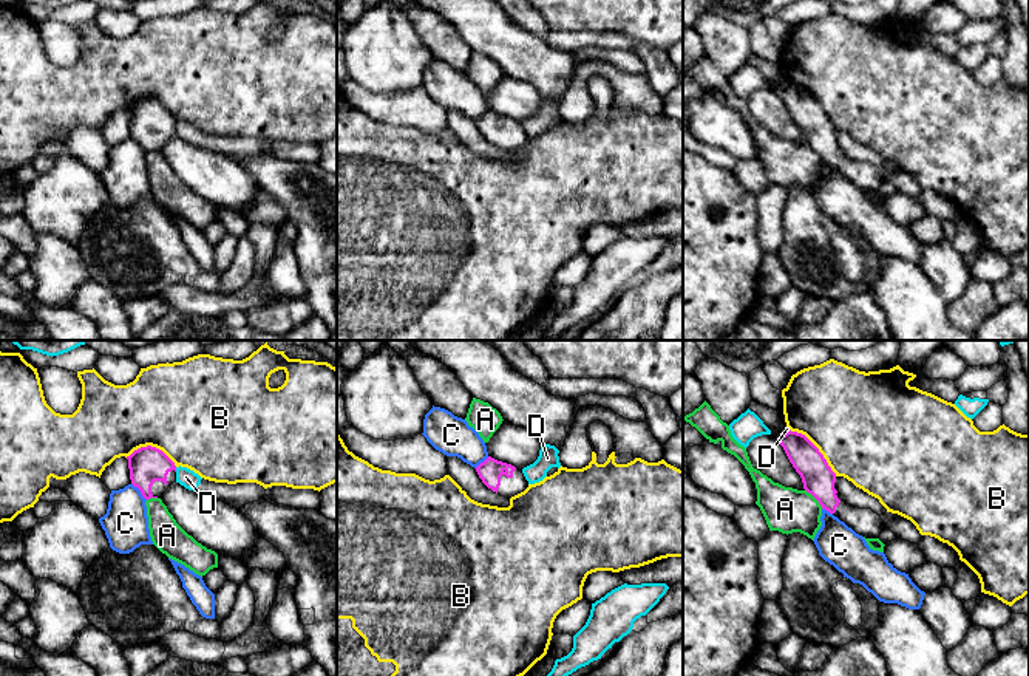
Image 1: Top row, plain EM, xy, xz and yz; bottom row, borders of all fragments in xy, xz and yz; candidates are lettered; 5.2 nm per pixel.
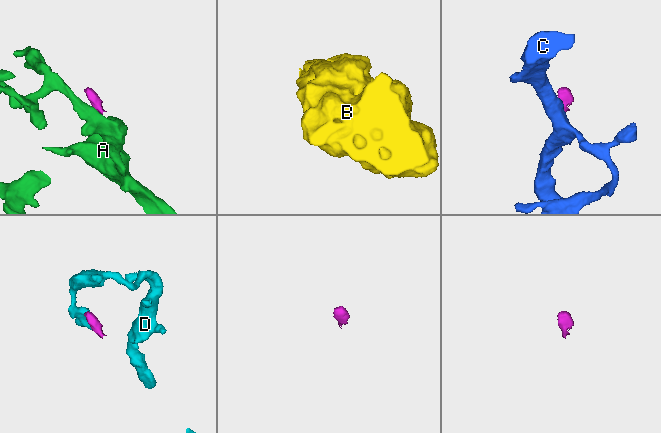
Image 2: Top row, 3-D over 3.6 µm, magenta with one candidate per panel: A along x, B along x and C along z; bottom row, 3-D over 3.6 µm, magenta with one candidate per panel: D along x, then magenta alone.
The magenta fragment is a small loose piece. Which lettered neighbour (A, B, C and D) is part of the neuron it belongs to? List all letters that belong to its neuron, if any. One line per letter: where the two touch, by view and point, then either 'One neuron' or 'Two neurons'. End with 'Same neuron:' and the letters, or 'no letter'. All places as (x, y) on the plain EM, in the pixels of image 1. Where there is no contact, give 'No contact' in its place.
A: Touches magenta at yz (815, 150). Two neurons
B: Touches magenta at yz (818, 102). Two neurons
C: Touches magenta at xy (141, 146). Two neurons
D: Touches magenta at xy (175, 122). Two neurons
Same neuron: no letter

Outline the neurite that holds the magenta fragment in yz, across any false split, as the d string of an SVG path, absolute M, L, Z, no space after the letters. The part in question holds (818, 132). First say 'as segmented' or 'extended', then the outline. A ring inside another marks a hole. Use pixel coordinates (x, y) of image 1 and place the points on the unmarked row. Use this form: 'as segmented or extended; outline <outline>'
extended; outline M790 84L779 91L779 96L800 128L803 142L819 155L822 162L837 170L856 187L879 192L885 181L881 170L871 162L853 161L841 153L836 144L836 127L805 88Z

